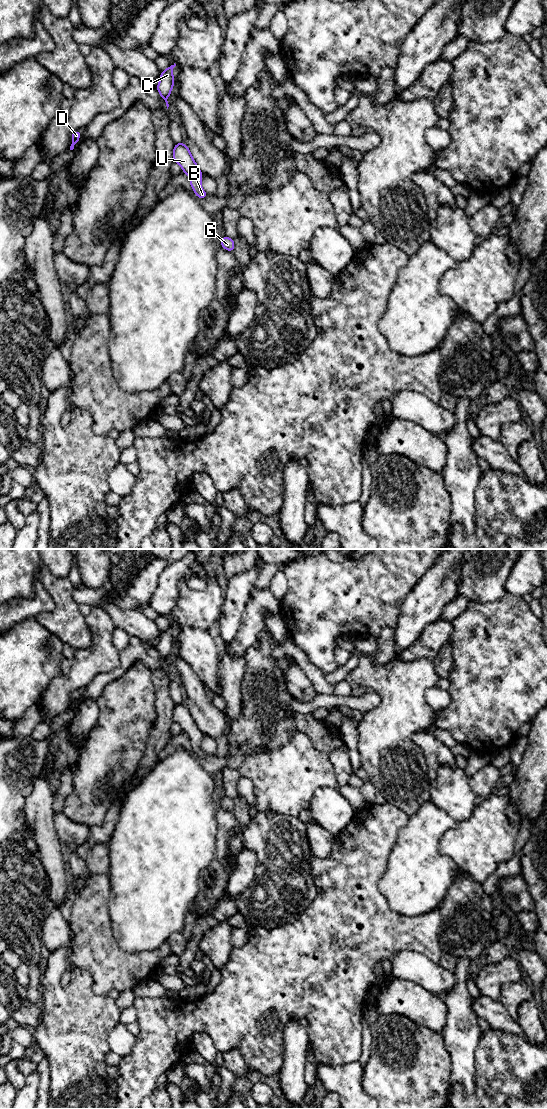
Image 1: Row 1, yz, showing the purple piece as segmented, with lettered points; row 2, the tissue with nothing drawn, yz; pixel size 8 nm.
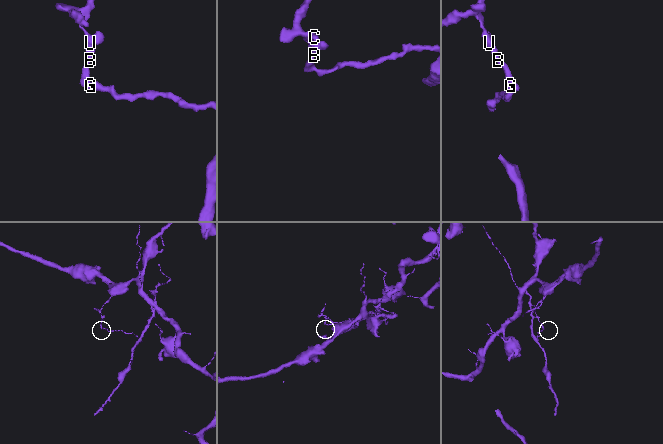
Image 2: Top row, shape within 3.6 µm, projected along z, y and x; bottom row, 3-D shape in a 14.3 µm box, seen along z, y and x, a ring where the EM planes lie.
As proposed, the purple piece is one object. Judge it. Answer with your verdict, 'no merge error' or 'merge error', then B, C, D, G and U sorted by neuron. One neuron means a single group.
merge error; groups B G U / C D

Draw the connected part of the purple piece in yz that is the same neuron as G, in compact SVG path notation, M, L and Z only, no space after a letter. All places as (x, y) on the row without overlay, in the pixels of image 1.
M227 796L223 797L221 800L221 806L228 811L233 811L235 804L234 800L231 798L228 798Z

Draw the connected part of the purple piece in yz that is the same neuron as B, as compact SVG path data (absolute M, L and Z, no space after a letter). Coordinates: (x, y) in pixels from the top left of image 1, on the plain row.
M176 704L173 710L173 719L174 722L181 726L183 732L188 735L196 756L198 758L209 756L201 747L203 733L198 728L188 707L184 704Z

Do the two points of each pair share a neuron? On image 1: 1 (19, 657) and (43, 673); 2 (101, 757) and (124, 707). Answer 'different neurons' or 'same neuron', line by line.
1: same neuron
2: same neuron

